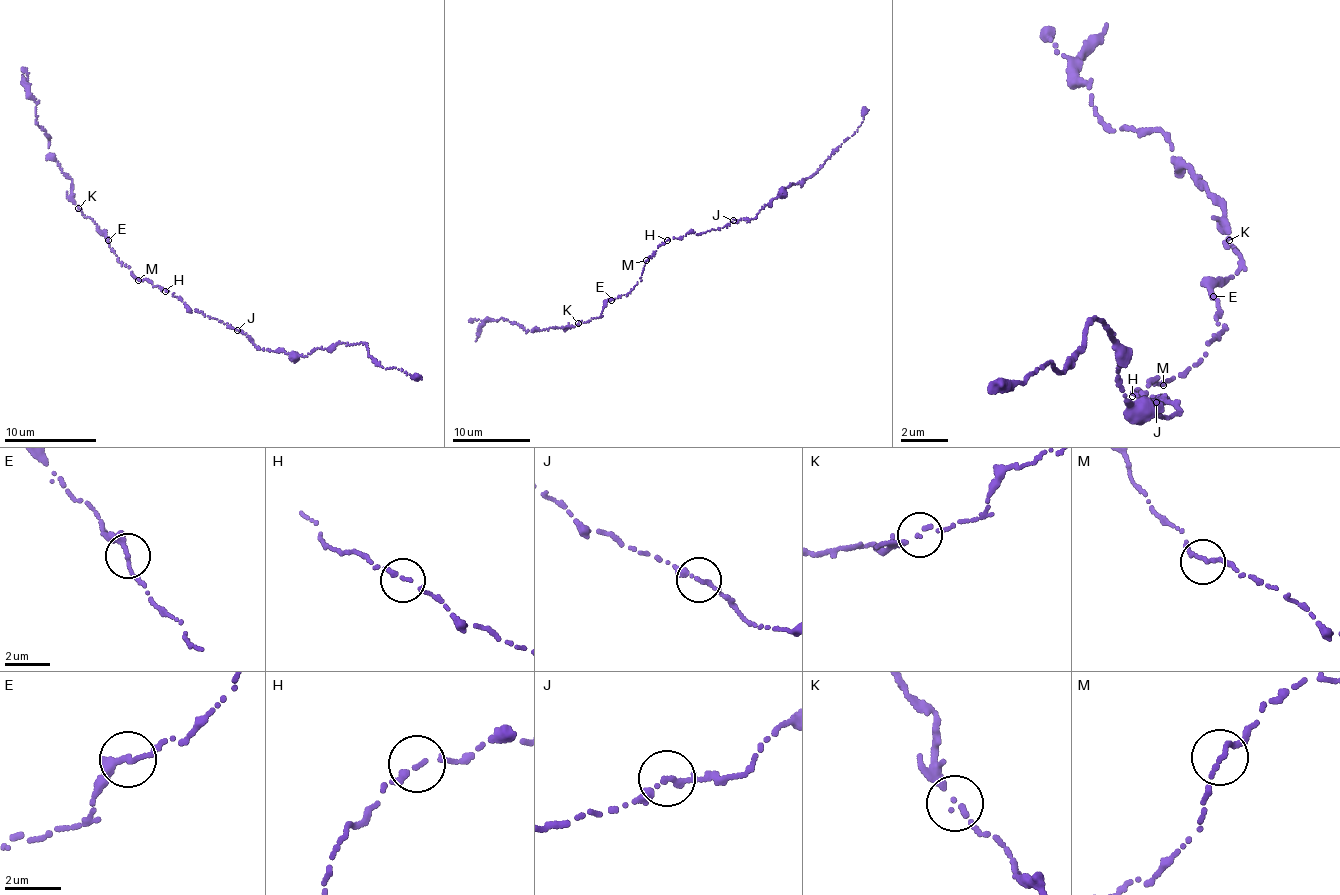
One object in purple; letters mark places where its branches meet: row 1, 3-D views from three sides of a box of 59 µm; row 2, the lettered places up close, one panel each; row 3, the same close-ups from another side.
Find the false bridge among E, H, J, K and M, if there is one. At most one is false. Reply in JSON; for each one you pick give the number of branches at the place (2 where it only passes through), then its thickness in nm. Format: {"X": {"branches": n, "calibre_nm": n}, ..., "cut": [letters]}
{"cut": []}

